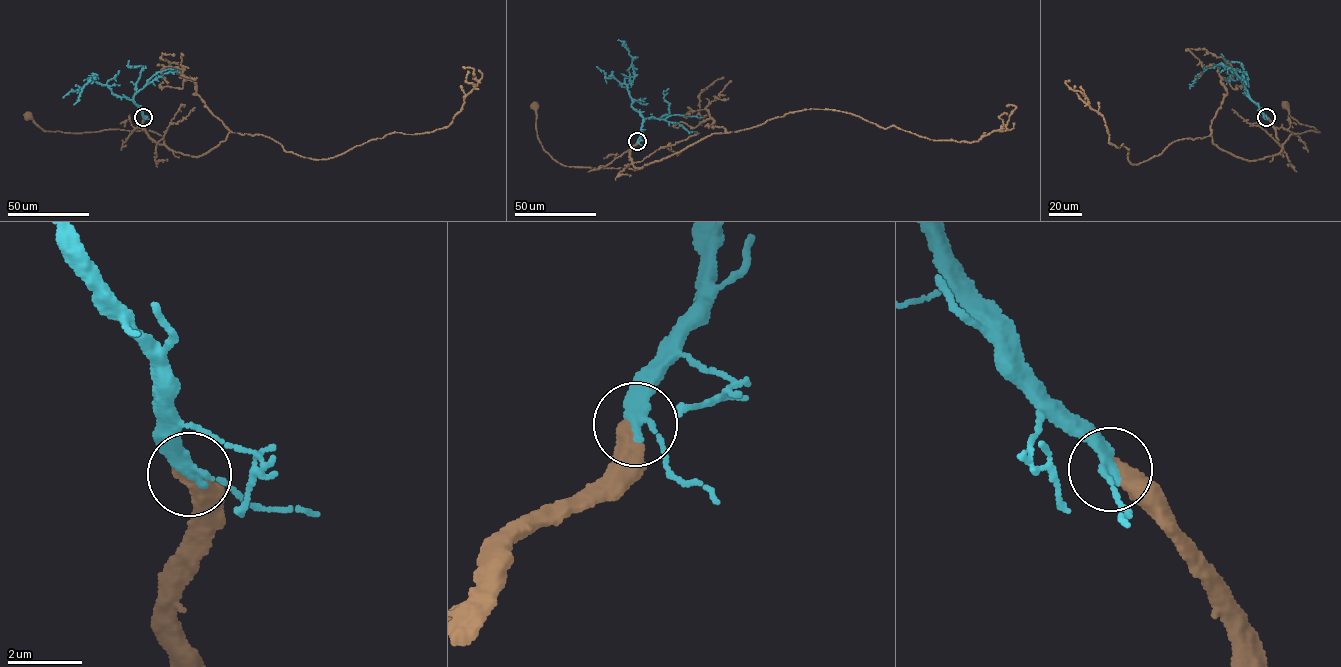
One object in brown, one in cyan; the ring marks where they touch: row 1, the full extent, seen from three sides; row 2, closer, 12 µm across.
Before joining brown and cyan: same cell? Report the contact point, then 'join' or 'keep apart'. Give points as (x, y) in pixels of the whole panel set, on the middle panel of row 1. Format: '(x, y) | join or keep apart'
(637, 141) | join

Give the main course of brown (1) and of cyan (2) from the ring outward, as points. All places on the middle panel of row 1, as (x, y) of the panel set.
1: (637, 141), (629, 155), (637, 170), (561, 164), (545, 151), (538, 137), (535, 104)
2: (637, 141), (643, 120), (632, 108), (627, 86), (634, 77), (632, 58), (624, 42), (617, 40)

